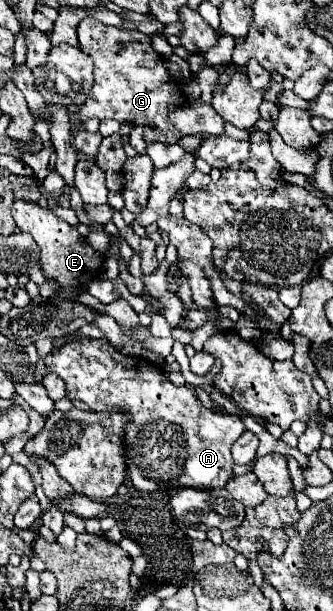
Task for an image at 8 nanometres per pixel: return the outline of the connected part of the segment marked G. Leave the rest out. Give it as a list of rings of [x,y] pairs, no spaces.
[[[84,18],[84,22],[80,22],[78,26],[78,42],[80,42],[80,50],[94,58],[92,92],[96,94],[96,96],[86,98],[84,106],[80,108],[82,124],[86,124],[90,118],[98,118],[98,120],[114,118],[118,122],[130,122],[134,126],[140,124],[140,126],[152,126],[152,128],[166,130],[166,132],[176,132],[176,128],[170,124],[170,110],[172,106],[182,108],[186,104],[186,94],[178,78],[168,72],[164,58],[152,48],[152,40],[148,34],[142,34],[138,30],[122,30],[122,28],[106,26],[96,18]]]

